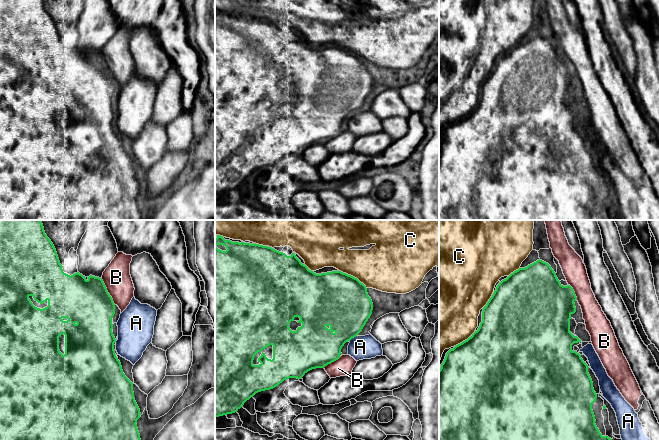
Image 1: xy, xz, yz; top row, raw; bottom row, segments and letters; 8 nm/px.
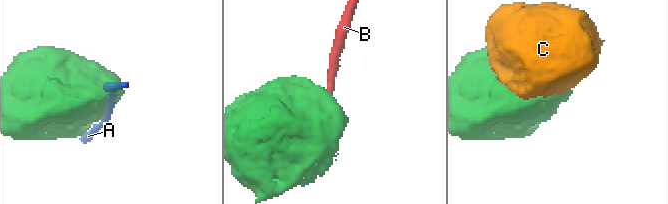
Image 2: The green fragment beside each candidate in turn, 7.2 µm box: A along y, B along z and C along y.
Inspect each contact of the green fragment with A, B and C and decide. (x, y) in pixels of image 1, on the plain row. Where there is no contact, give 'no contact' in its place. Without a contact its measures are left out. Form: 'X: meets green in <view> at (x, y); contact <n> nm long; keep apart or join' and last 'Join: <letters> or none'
A: meets green in xz at (352, 113); contact 80 nm long; keep apart
B: meets green in xy at (107, 68); contact 240 nm long; keep apart
C: meets green in xz at (352, 52); contact 260 nm long; keep apart
Join: none

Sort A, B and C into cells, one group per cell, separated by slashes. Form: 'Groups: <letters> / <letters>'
Groups: A / B / C

